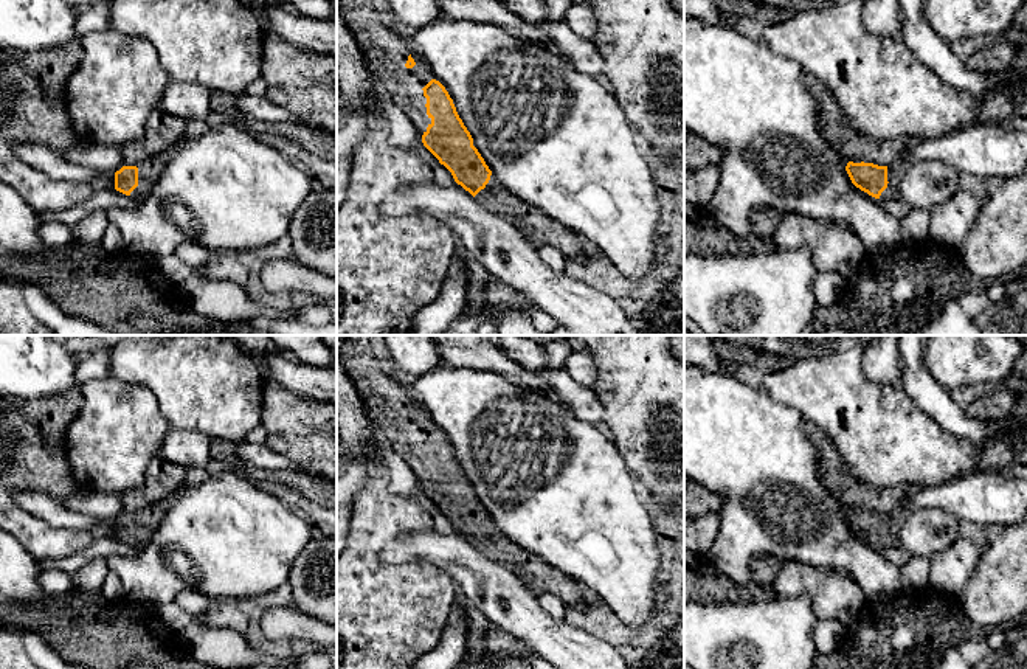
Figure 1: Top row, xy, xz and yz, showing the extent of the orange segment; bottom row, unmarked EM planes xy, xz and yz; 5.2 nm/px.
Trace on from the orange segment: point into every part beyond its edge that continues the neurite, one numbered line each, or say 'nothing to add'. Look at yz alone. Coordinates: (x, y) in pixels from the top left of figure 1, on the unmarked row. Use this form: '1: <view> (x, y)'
1: yz (891, 539)

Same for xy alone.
1: xy (148, 519)

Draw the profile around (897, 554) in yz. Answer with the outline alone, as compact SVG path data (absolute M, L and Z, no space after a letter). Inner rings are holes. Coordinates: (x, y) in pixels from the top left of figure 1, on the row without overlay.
M878 546L878 548L881 554L897 567L901 567L911 557L911 554L901 546Z

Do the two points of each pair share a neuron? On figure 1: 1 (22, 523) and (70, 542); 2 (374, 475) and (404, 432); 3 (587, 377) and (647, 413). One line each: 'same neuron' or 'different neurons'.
1: same neuron
2: different neurons
3: different neurons

